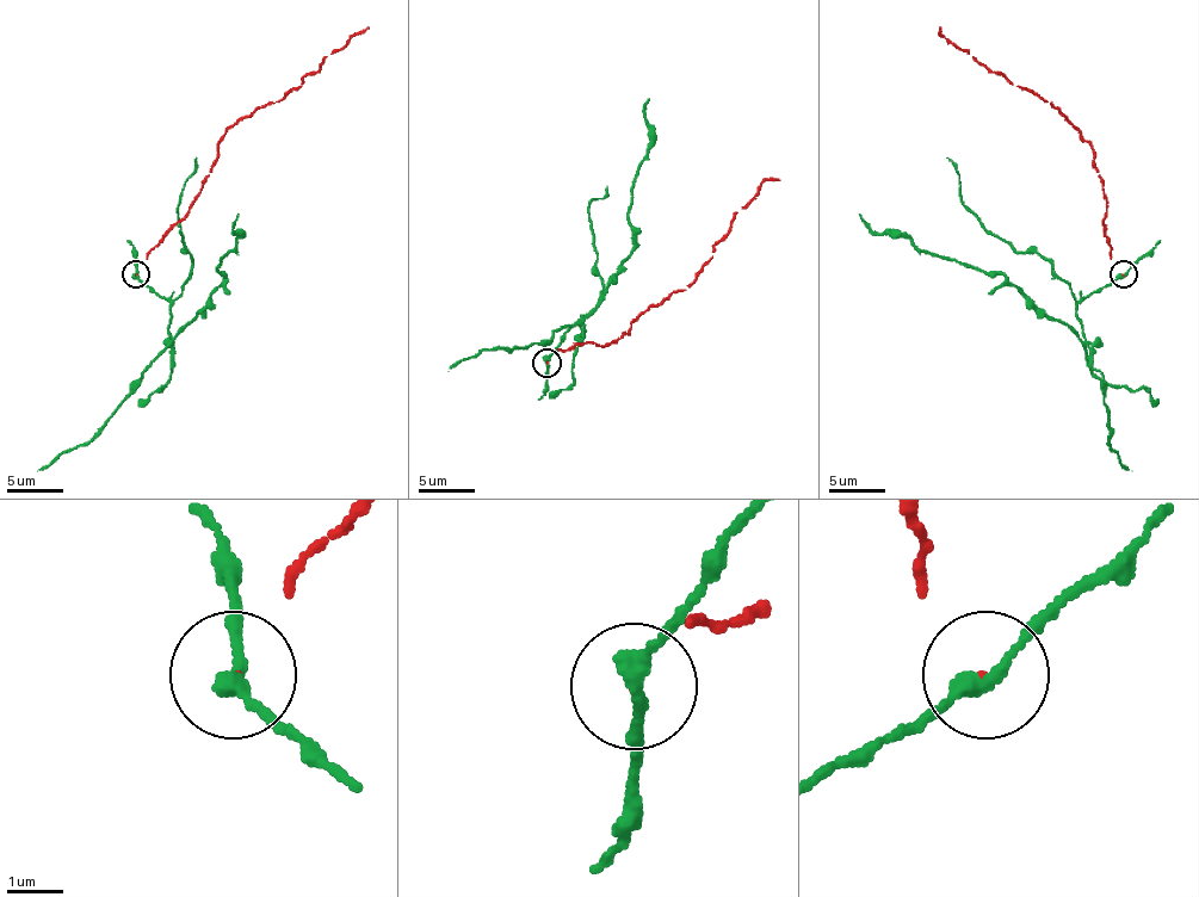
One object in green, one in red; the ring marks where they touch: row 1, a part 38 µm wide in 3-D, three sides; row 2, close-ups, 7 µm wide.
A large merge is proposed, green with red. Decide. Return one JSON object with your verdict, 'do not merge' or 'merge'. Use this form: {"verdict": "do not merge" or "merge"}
{"verdict": "do not merge"}

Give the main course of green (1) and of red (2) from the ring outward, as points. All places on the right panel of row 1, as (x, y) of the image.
1: (1123, 273), (1077, 304), (1080, 338), (1044, 315), (1002, 273), (926, 254), (906, 236), (872, 232), (858, 215)
2: (1123, 273), (1111, 259), (1094, 150), (1080, 130), (1052, 105), (949, 43), (940, 35), (940, 26)

